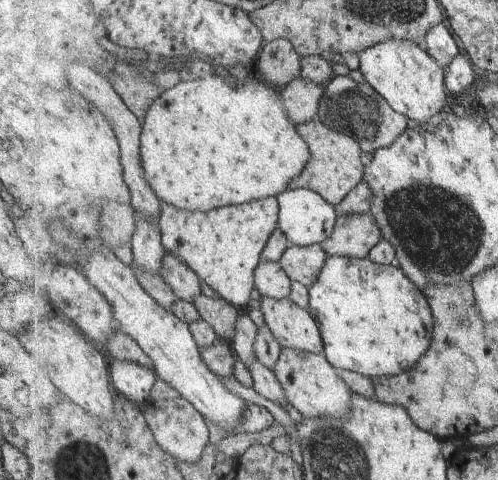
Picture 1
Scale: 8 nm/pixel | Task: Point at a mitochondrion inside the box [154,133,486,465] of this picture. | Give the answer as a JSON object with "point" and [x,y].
{"point":[439,233]}

